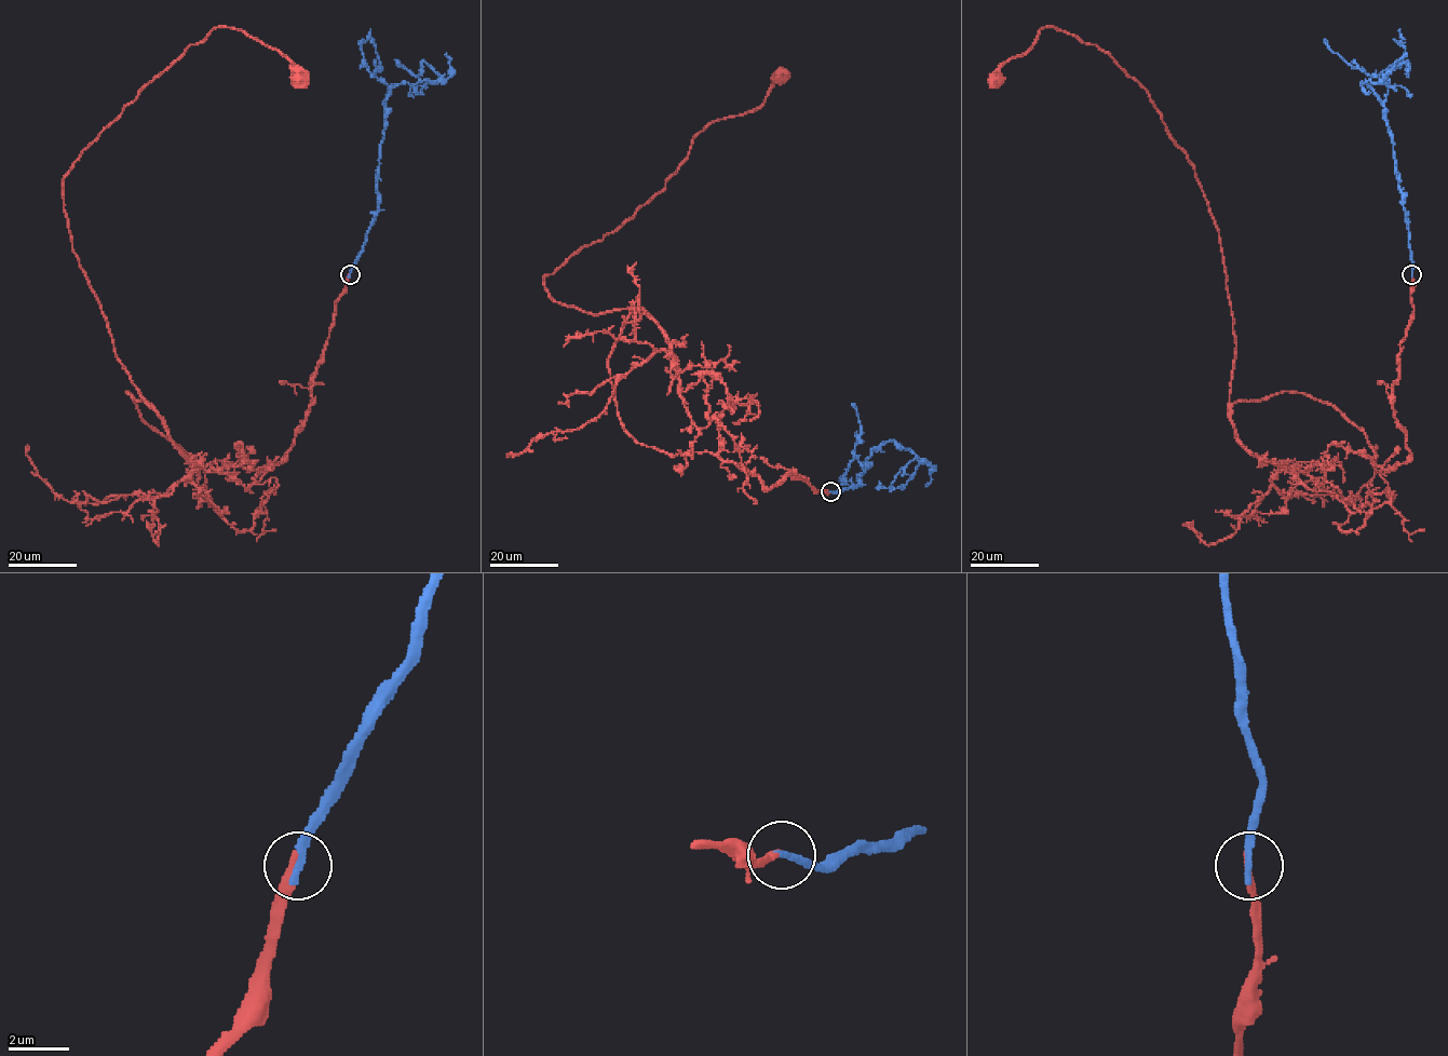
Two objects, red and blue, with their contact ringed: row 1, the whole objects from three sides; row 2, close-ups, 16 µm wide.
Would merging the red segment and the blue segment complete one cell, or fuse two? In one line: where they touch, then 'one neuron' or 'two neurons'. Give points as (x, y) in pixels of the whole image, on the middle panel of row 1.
at (830, 491); one neuron

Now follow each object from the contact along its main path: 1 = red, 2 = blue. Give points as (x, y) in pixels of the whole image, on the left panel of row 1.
1: (349, 274), (281, 462), (202, 466), (73, 249), (63, 176), (190, 44), (244, 30), (300, 78)
2: (349, 274), (378, 210), (386, 99), (396, 84), (435, 82), (441, 78), (423, 61), (417, 76), (394, 59)

